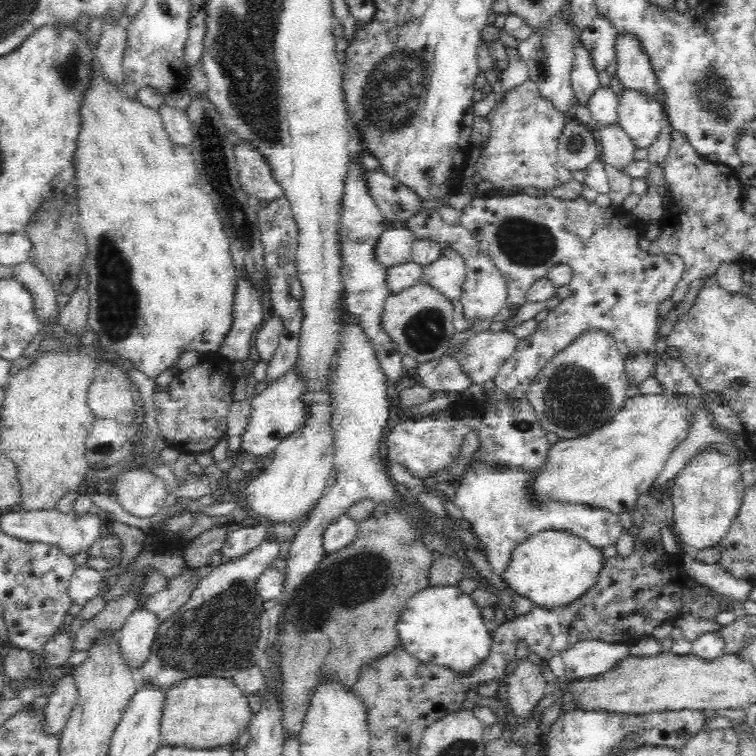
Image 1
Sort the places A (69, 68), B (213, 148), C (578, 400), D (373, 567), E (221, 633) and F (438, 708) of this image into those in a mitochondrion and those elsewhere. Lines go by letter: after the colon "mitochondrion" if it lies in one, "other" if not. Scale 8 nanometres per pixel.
A: mitochondrion
B: mitochondrion
C: mitochondrion
D: mitochondrion
E: mitochondrion
F: other

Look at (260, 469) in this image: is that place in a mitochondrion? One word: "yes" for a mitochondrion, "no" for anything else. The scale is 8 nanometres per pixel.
no

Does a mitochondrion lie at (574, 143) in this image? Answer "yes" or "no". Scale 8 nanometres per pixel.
yes

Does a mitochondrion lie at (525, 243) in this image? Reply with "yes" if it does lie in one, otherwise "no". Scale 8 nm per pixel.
yes

